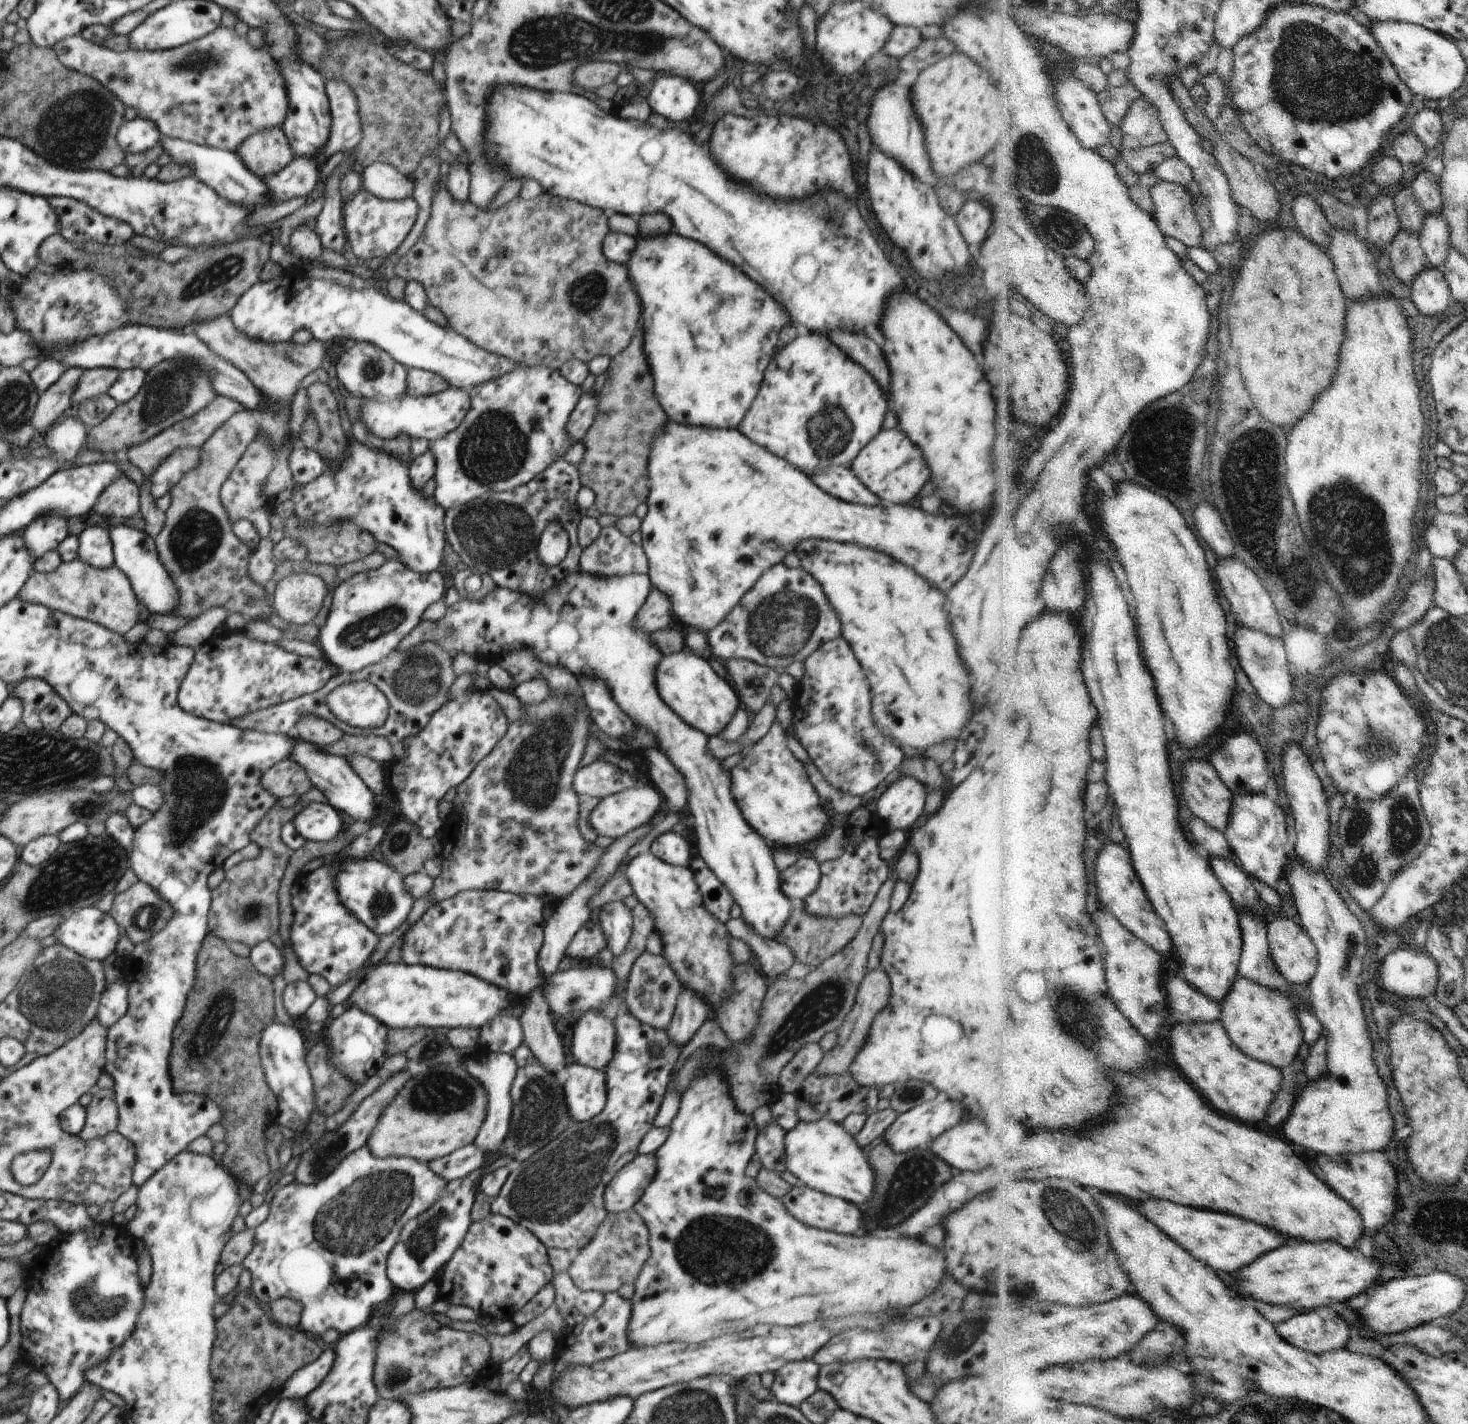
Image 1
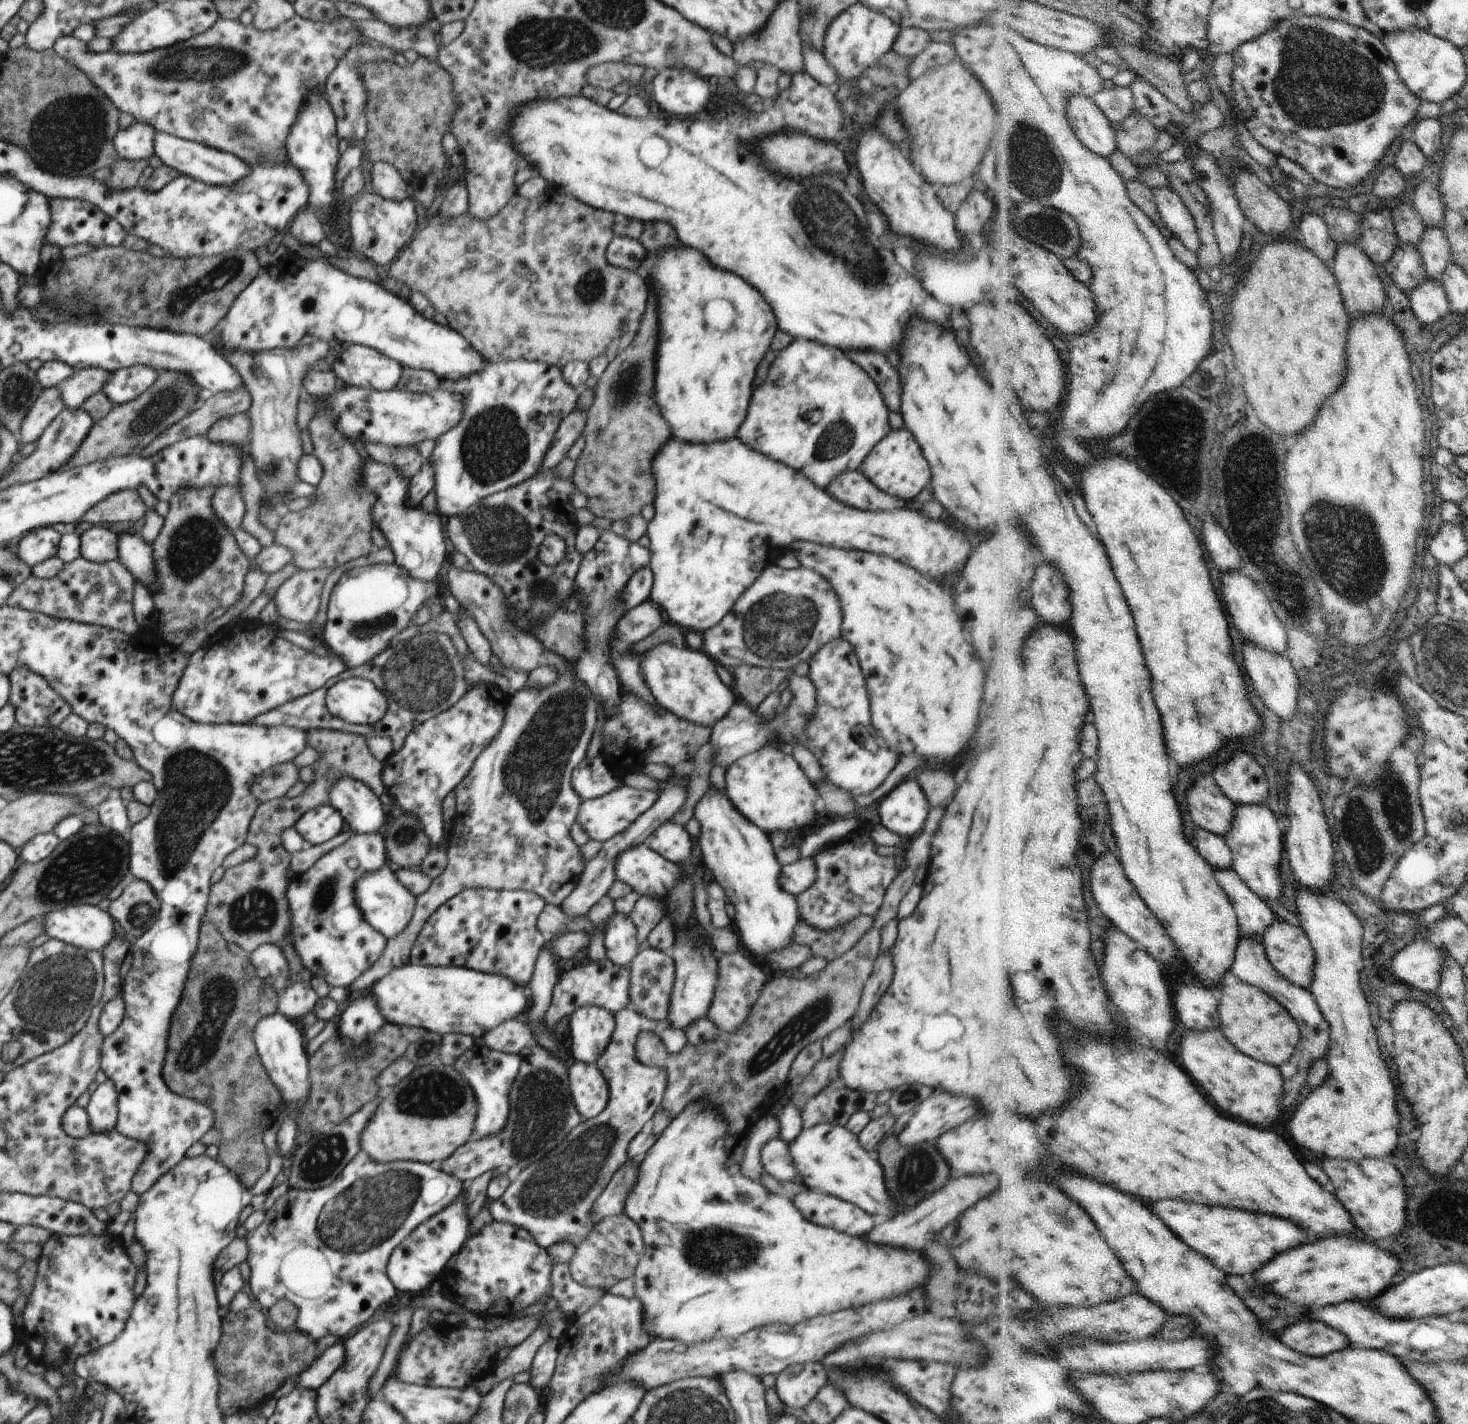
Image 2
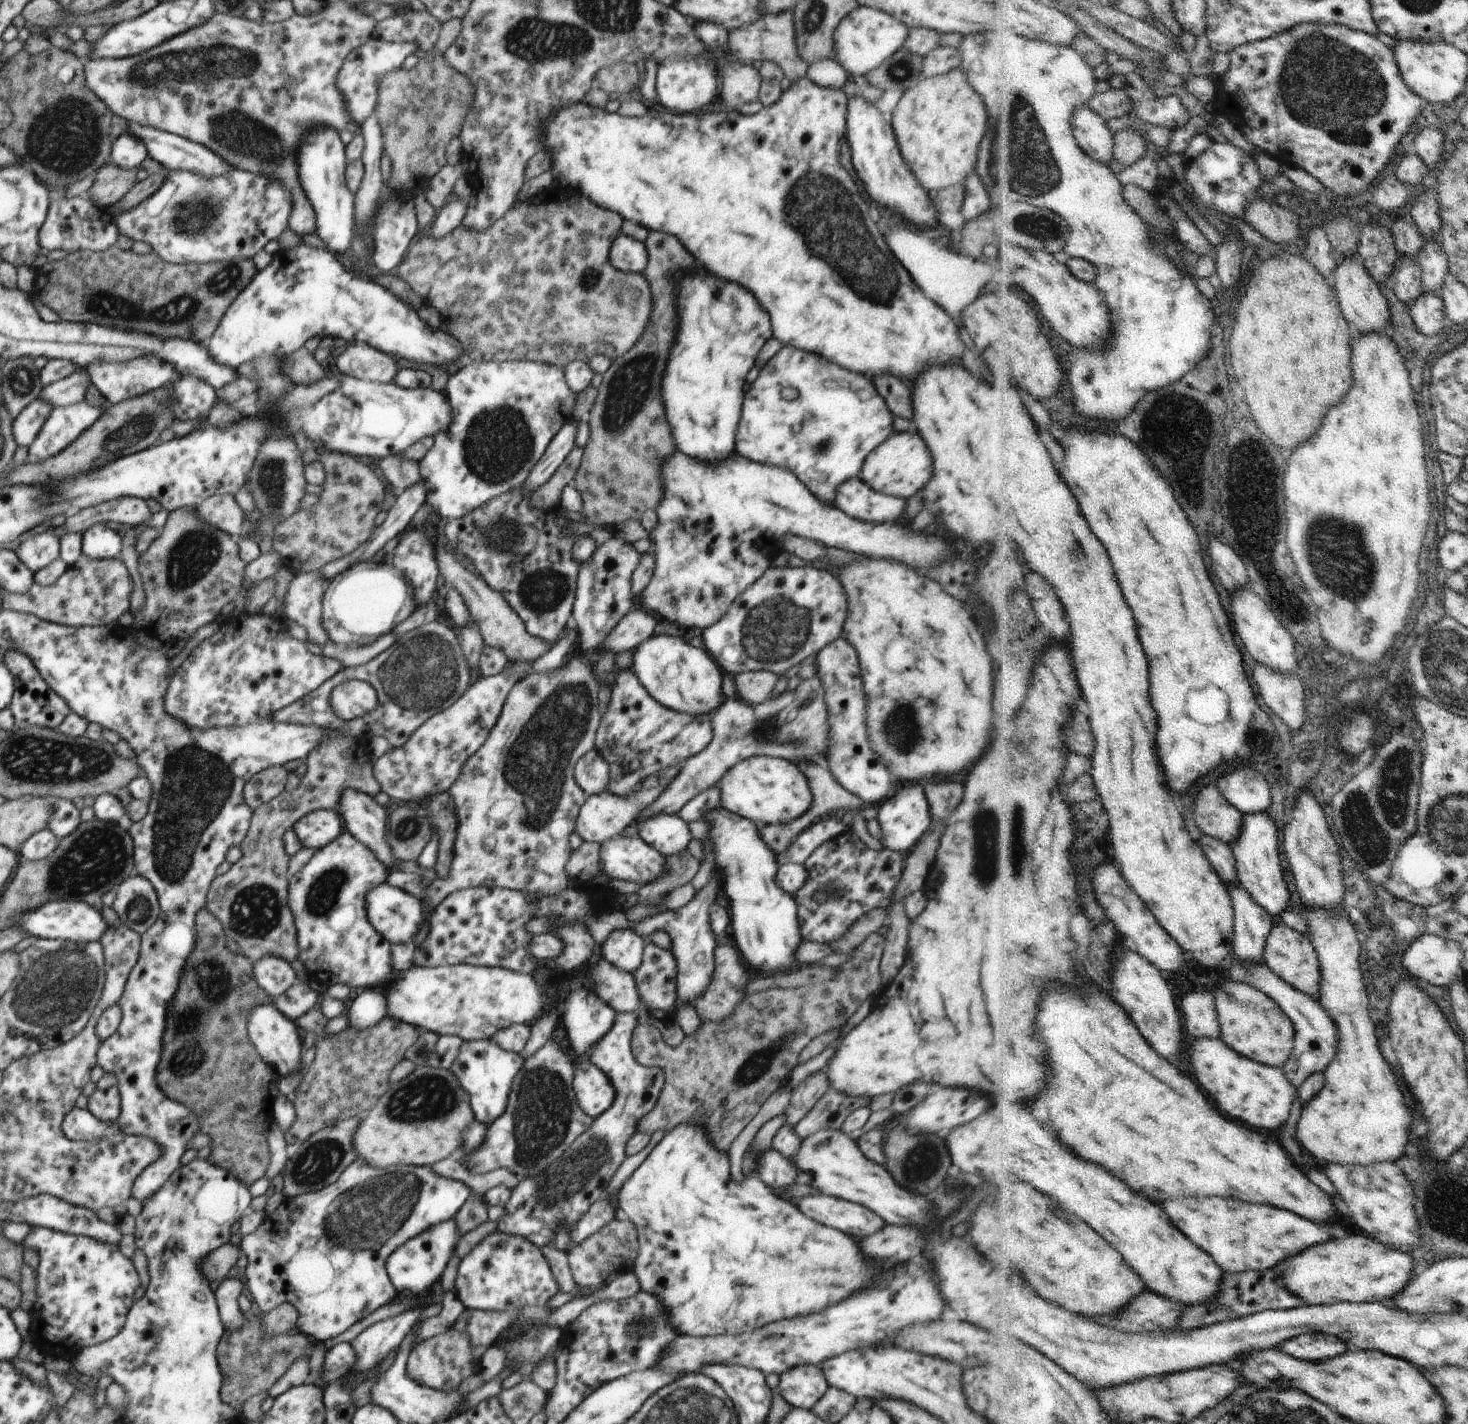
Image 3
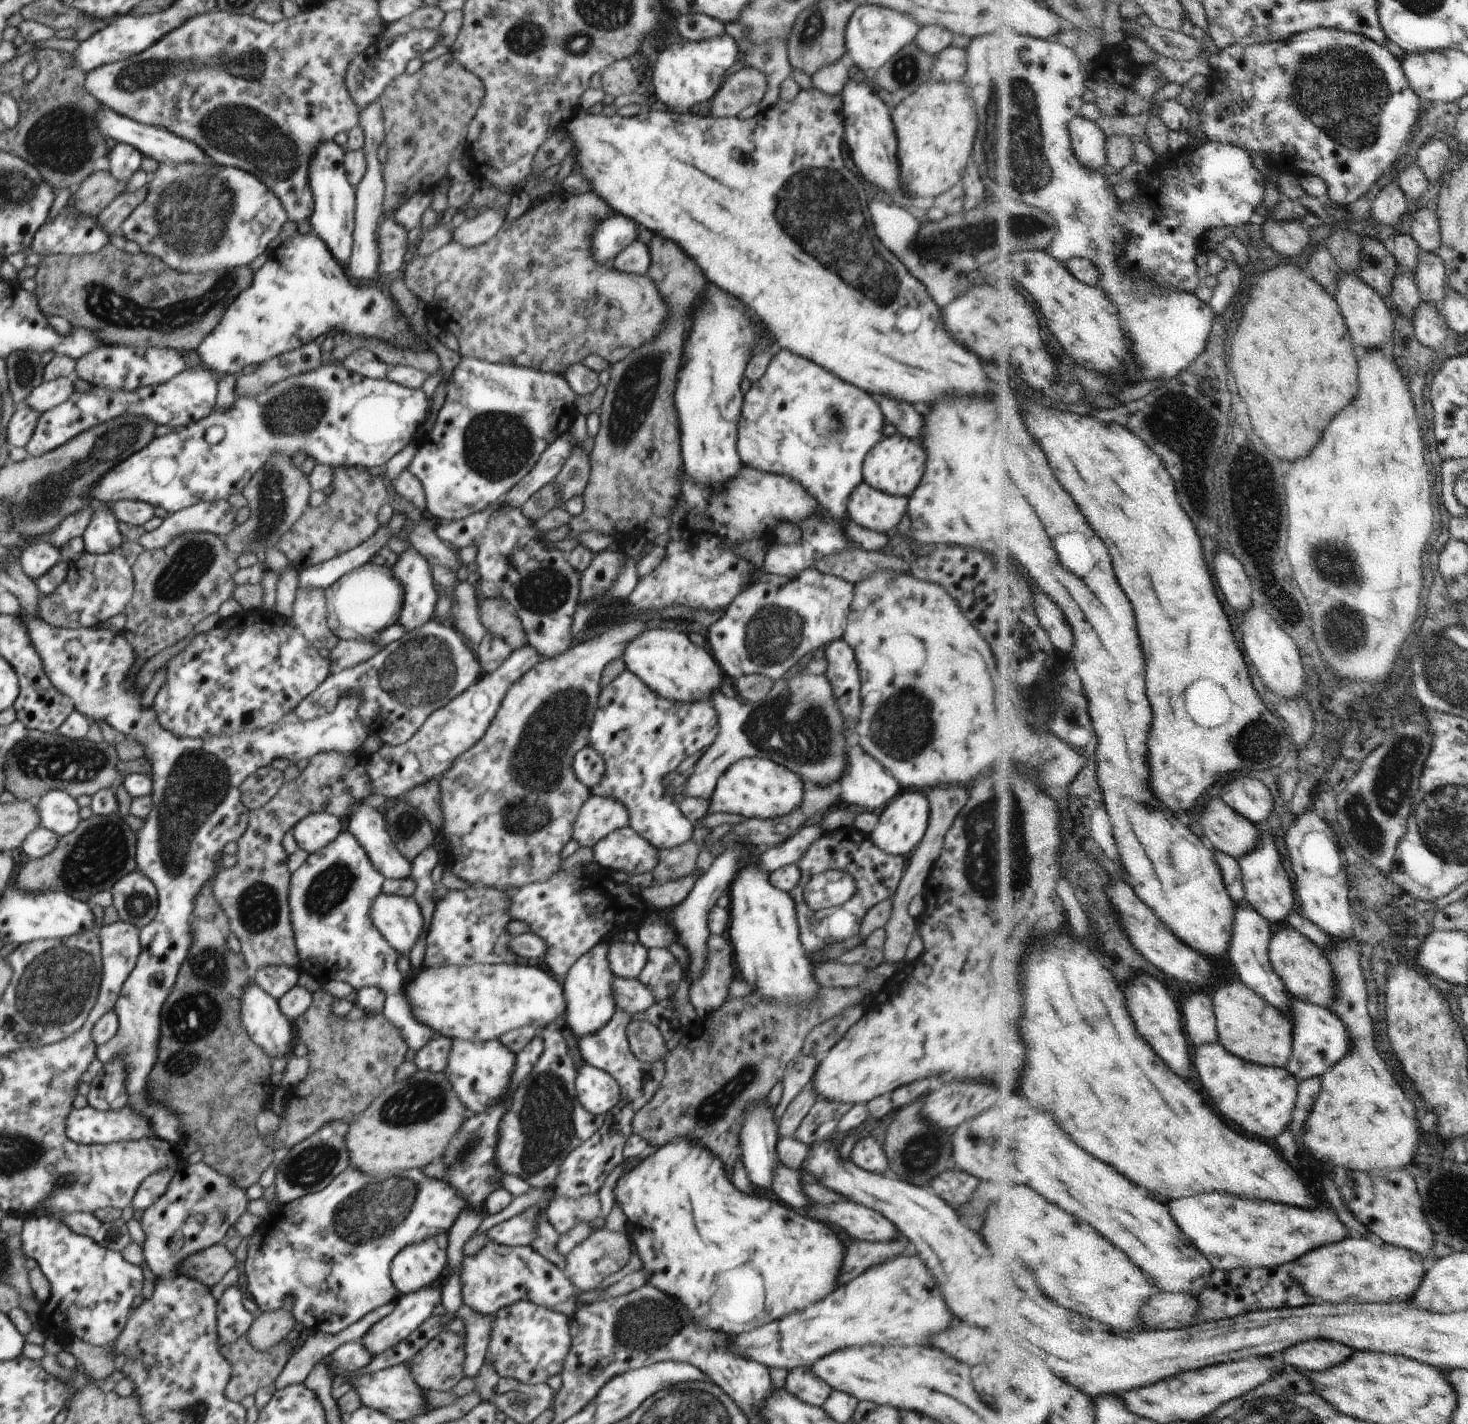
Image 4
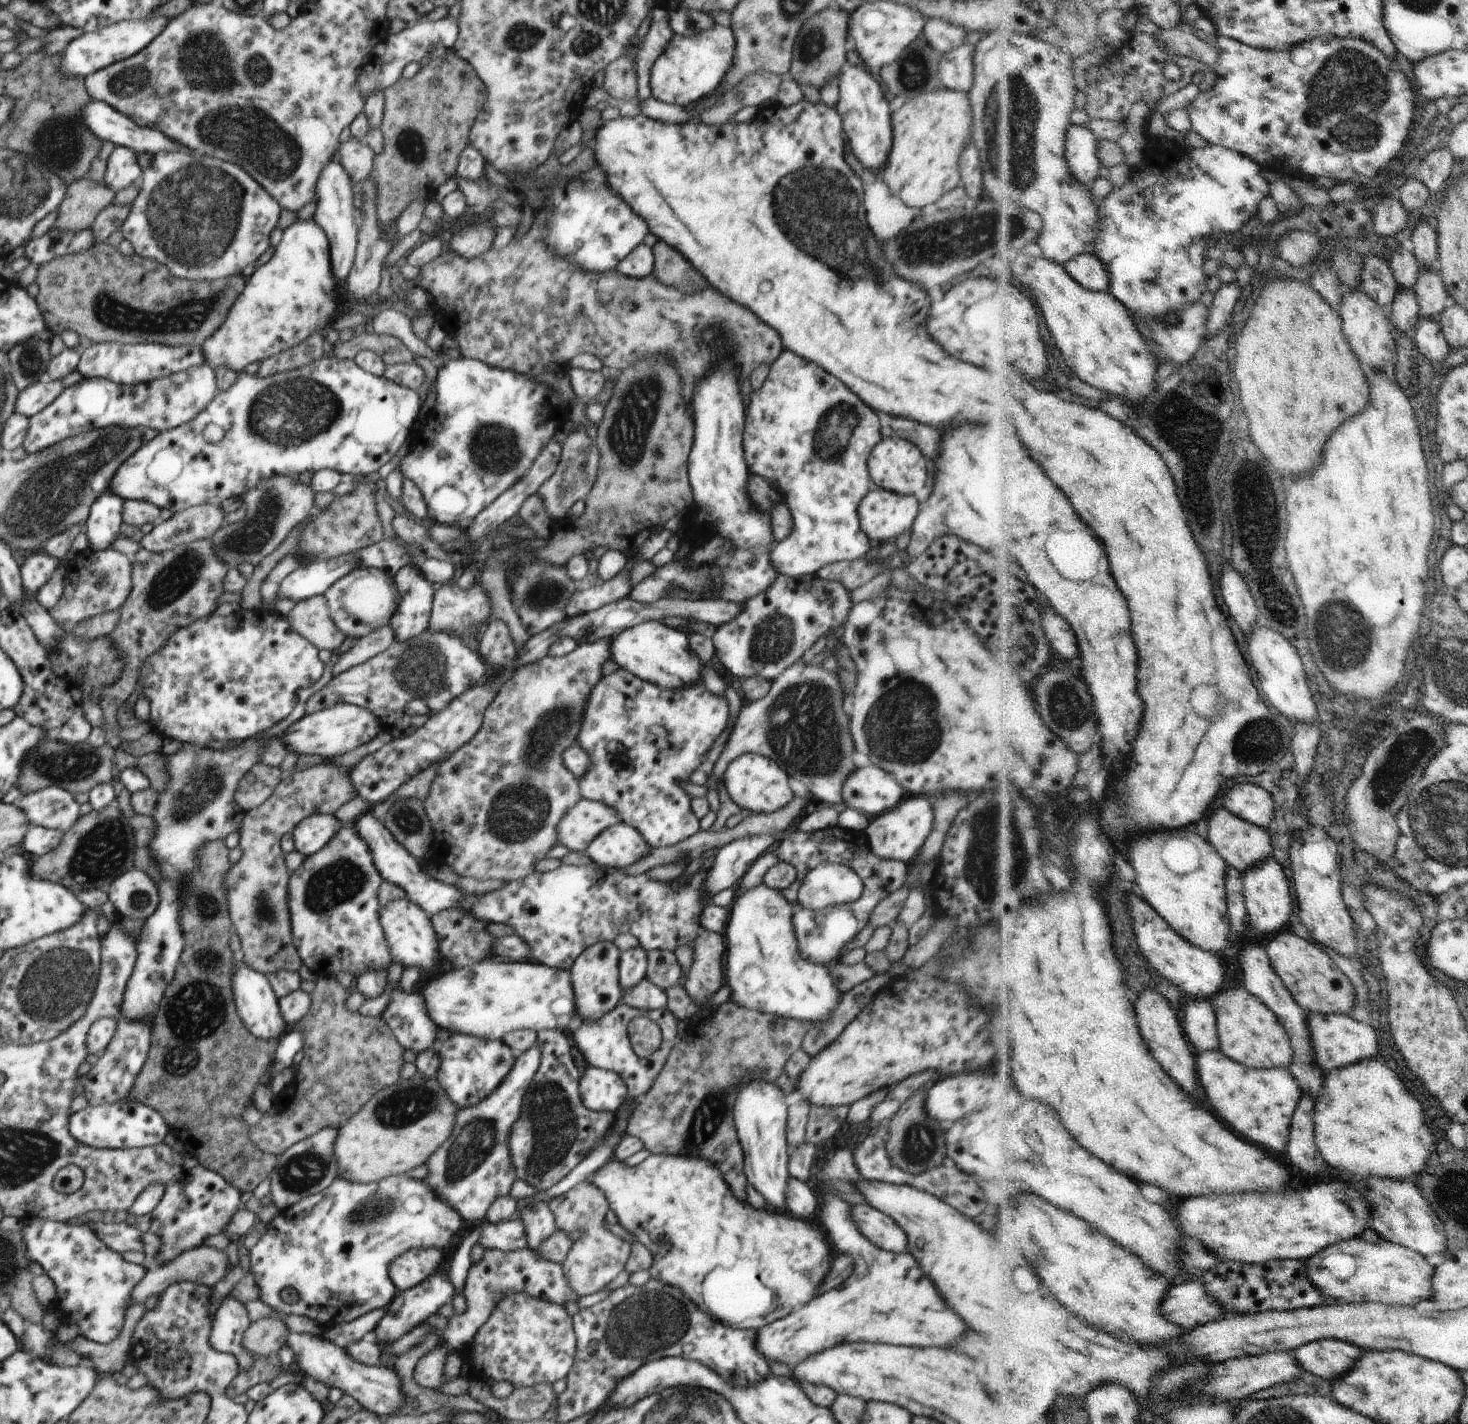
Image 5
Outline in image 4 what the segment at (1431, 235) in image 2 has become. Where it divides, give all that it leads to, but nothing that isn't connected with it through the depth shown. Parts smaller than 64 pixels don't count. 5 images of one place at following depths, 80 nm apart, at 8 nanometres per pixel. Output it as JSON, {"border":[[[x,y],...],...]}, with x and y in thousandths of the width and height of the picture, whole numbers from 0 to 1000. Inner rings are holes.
{"border":[[[980,176],[969,178],[965,188],[965,196],[970,211],[982,213],[986,200],[984,184]]]}

